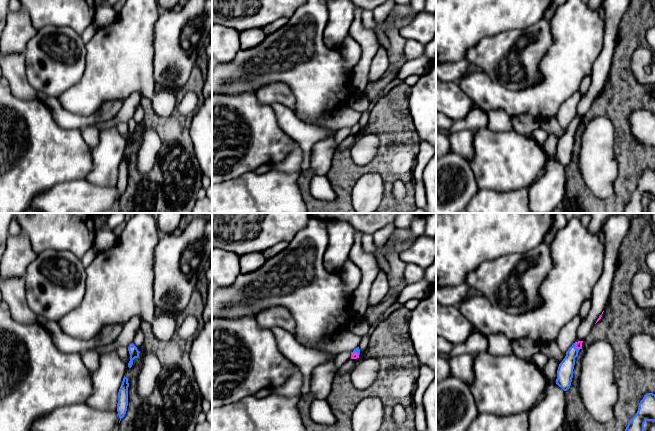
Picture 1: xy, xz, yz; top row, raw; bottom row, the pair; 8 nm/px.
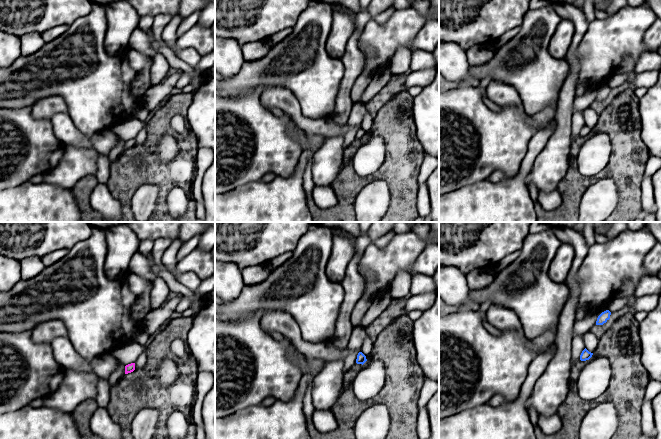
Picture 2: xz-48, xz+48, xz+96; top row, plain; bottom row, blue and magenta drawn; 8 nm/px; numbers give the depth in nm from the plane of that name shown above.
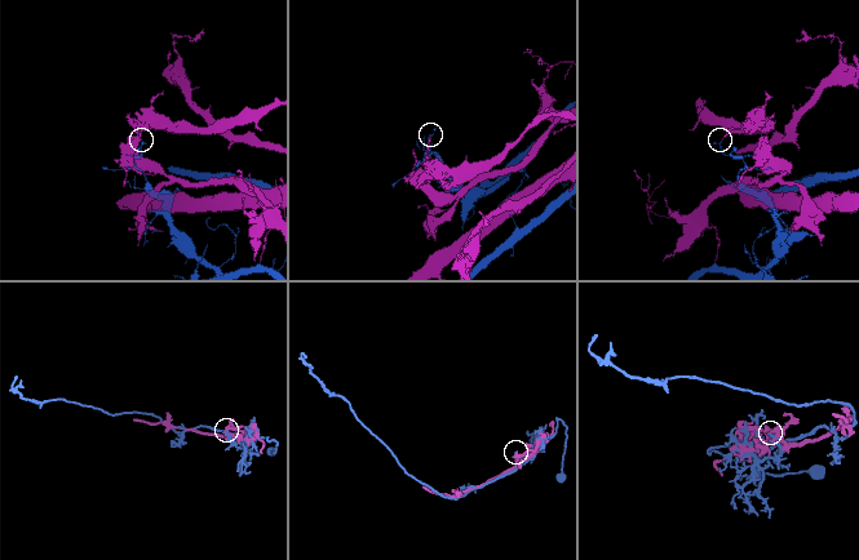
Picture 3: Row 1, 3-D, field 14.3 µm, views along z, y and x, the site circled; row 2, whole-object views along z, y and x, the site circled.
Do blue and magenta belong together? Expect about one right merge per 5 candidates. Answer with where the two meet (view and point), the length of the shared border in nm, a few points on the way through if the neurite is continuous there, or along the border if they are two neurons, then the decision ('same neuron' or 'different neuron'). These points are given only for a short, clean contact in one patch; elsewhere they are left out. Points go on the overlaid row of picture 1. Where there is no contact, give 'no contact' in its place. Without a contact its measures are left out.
contact xz (353, 351); length 70 nm; different neuron

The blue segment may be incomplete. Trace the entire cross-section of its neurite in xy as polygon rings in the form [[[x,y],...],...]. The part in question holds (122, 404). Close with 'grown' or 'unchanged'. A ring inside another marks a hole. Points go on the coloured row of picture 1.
[[[124,376],[122,384],[118,392],[118,403],[117,403],[117,412],[118,416],[121,419],[125,416],[128,406],[128,378]]]; unchanged

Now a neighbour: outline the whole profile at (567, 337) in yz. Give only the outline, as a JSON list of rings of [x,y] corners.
[[[578,315],[560,331],[556,341],[563,352],[567,352],[576,342],[577,331],[581,322],[581,317]]]

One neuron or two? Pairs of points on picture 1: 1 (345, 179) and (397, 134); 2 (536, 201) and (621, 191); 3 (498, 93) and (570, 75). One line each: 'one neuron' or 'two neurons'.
1: one neuron
2: two neurons
3: one neuron

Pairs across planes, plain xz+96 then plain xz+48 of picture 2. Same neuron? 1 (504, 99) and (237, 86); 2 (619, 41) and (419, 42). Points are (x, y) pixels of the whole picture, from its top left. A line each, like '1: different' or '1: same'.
1: different
2: different

